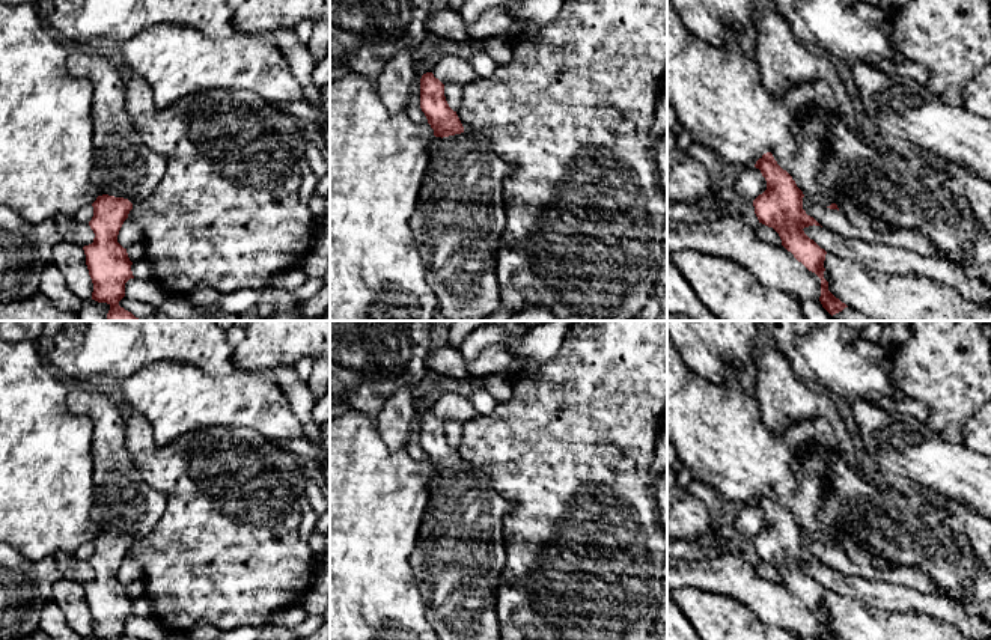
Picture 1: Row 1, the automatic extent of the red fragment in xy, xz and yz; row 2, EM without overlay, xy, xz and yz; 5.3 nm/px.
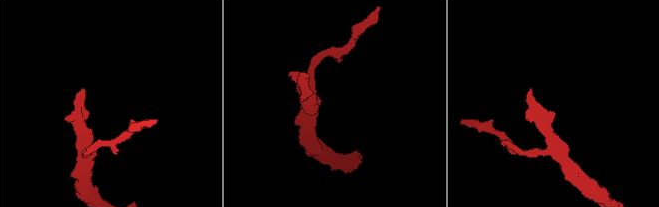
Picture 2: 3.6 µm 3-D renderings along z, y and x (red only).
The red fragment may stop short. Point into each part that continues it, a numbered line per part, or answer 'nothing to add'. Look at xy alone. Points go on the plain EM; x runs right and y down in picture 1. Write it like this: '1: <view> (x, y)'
1: xy (125, 505)

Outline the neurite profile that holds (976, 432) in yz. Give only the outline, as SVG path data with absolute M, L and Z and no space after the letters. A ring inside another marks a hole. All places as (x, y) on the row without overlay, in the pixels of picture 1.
M991 401L961 426L962 444L983 456L991 456Z

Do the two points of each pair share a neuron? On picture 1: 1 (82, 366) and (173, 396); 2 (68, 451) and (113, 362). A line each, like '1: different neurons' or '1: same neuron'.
1: different neurons
2: different neurons

